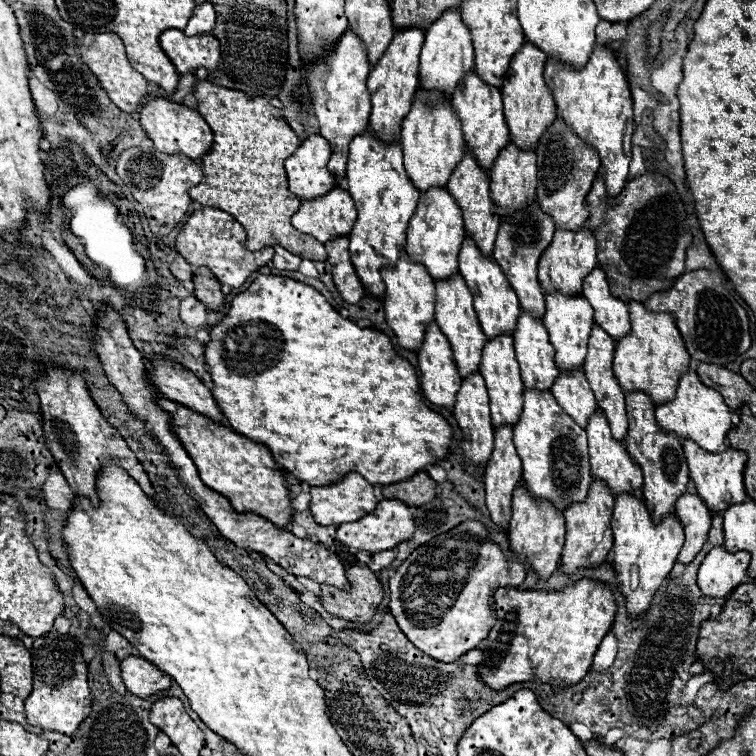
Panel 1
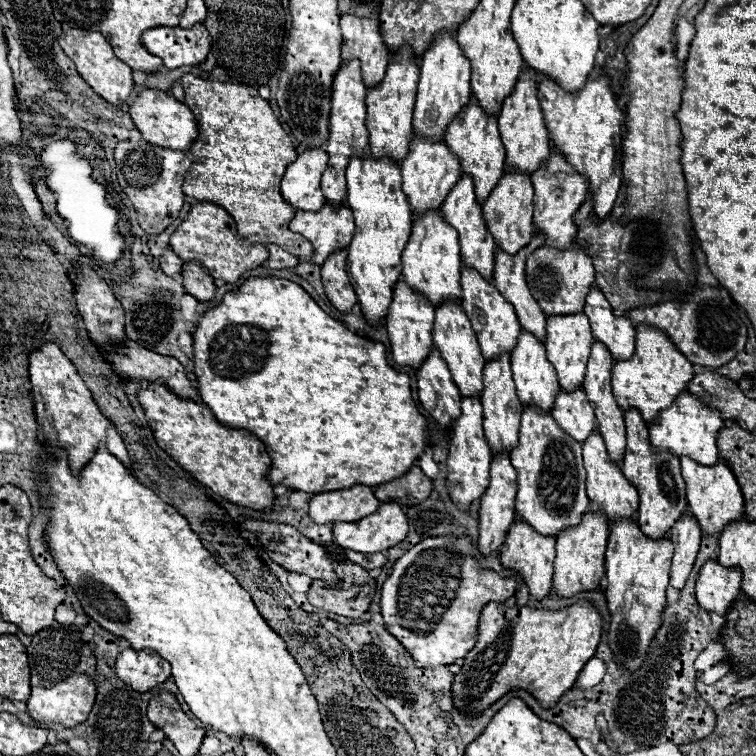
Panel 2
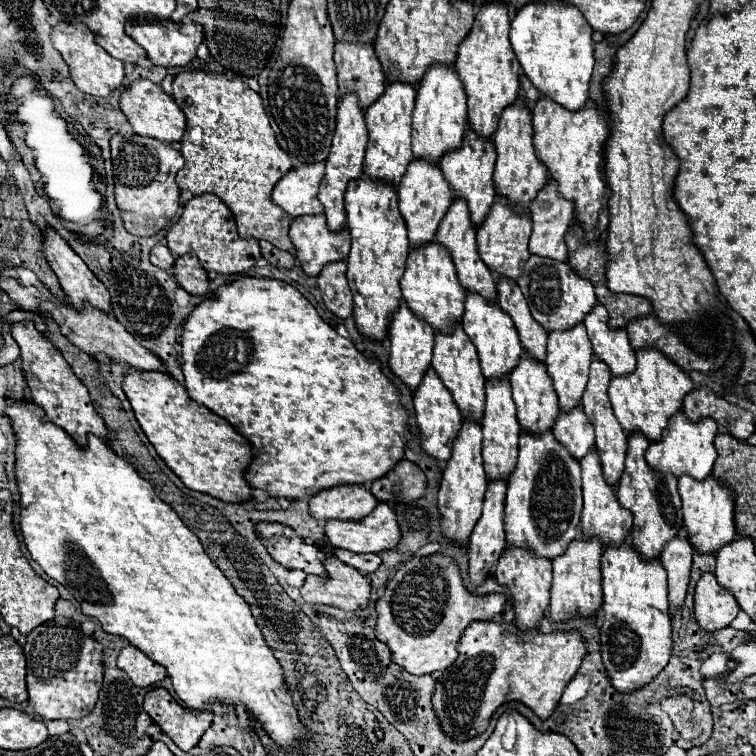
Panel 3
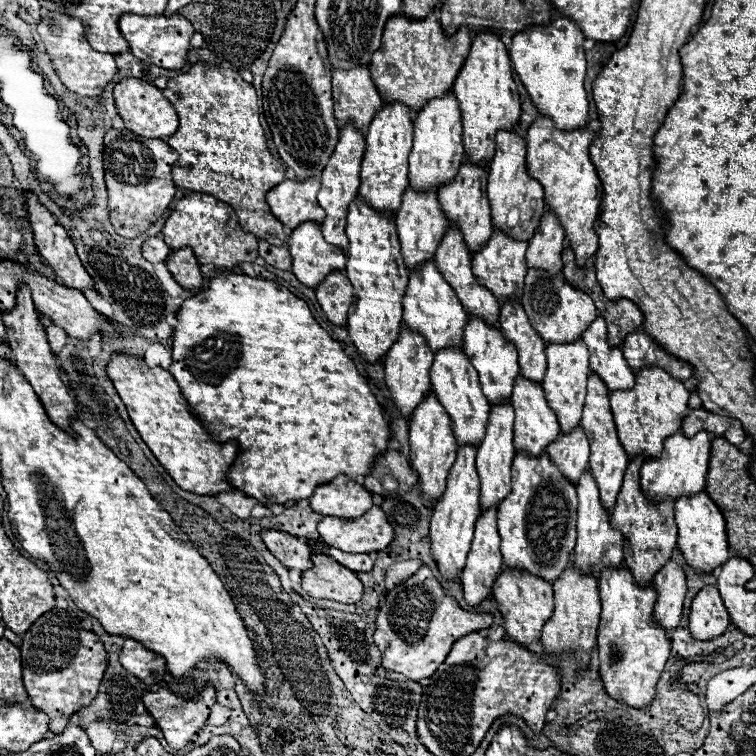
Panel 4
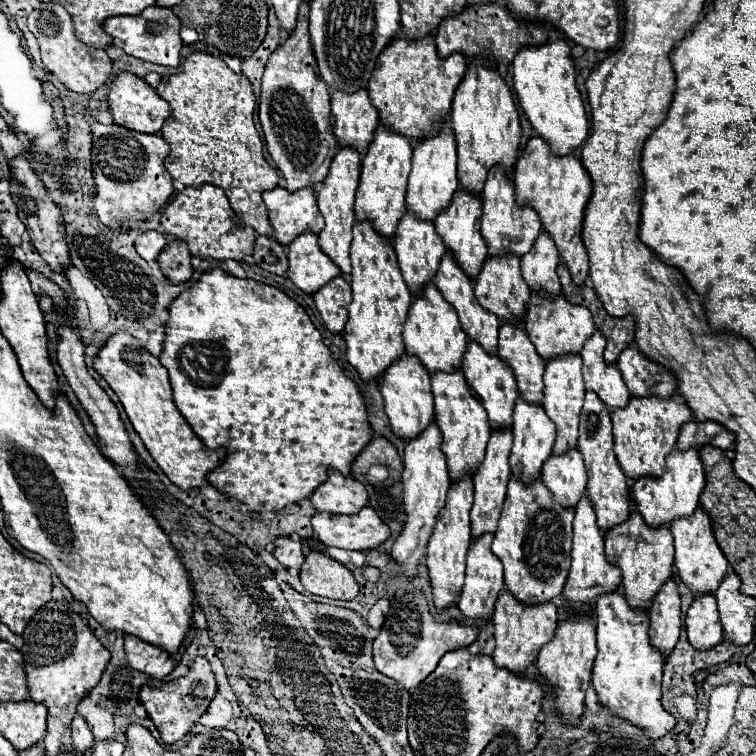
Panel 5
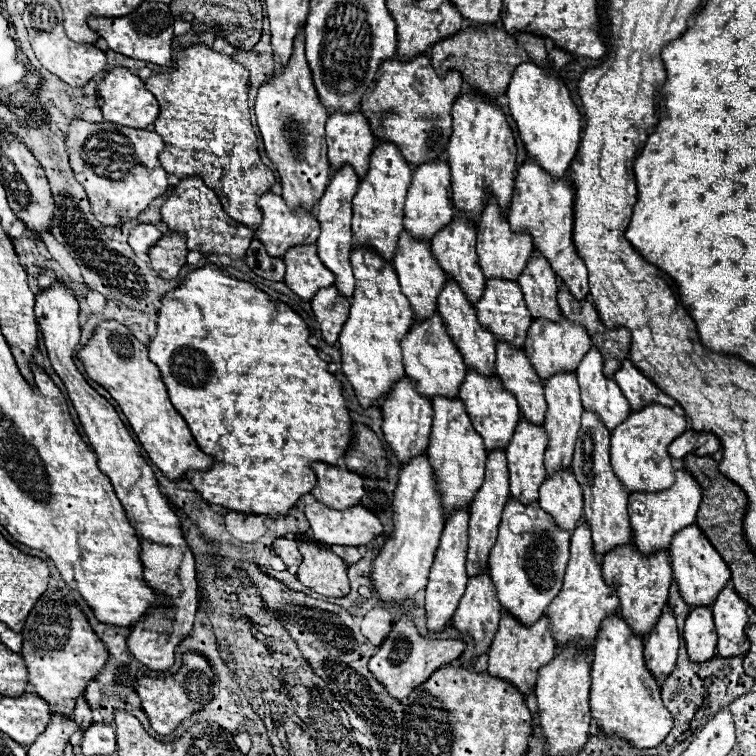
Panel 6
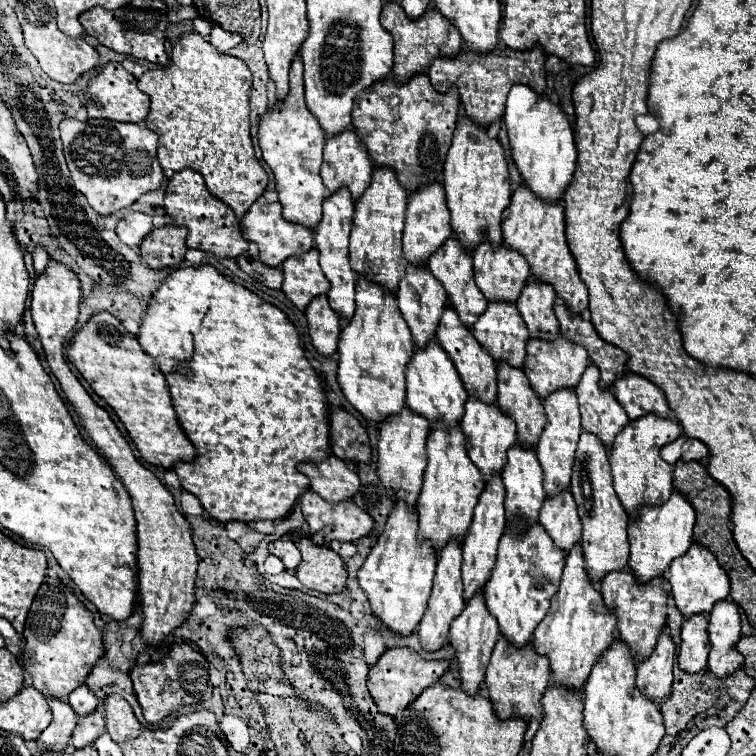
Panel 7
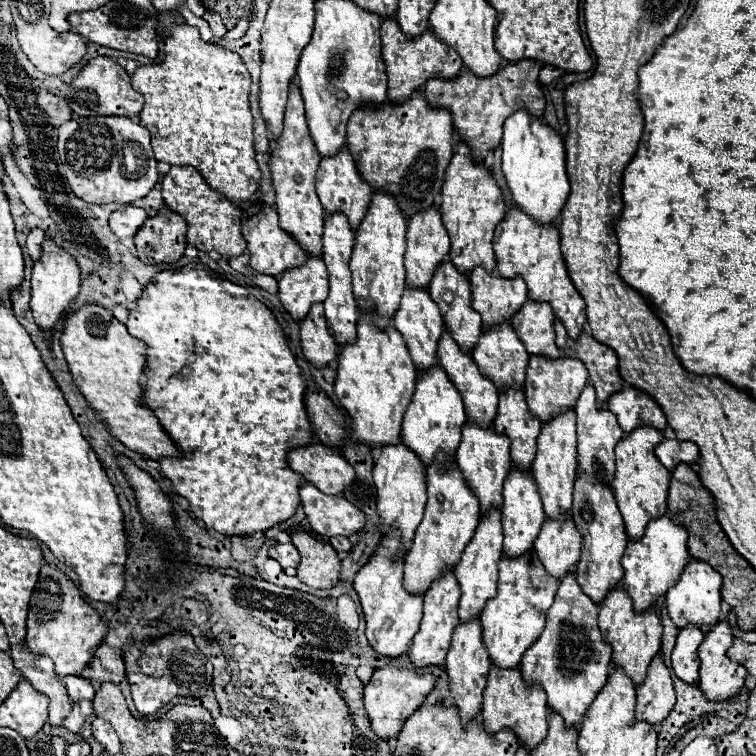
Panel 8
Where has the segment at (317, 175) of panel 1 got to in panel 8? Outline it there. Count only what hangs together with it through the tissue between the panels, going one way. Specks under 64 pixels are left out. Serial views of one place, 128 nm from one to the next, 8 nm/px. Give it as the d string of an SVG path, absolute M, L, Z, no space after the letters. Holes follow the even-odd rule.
M252 204L248 210L244 210L244 214L242 214L242 234L244 234L246 242L248 242L250 266L260 274L278 276L278 274L282 274L282 272L286 272L290 268L302 266L308 260L308 254L292 240L290 234L286 234L278 226L278 214L270 206Z

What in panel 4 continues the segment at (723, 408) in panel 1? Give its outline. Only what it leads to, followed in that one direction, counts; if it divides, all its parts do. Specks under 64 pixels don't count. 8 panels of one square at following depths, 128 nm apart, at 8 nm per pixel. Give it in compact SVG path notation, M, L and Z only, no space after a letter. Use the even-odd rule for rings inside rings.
M698 432L694 438L684 438L684 434L674 434L664 442L664 452L660 460L648 460L644 462L640 474L640 486L648 500L660 502L660 500L678 500L680 496L694 496L704 490L706 486L706 470L708 470L708 458L710 458L710 442L712 436L708 432Z

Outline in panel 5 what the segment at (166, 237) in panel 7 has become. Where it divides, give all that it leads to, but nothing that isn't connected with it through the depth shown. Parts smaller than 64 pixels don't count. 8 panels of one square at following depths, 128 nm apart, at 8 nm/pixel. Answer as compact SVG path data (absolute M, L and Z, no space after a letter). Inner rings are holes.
M172 240L168 246L164 246L164 250L158 254L156 262L160 264L162 274L172 284L186 282L192 276L188 246L184 246L184 242L180 242L180 240Z

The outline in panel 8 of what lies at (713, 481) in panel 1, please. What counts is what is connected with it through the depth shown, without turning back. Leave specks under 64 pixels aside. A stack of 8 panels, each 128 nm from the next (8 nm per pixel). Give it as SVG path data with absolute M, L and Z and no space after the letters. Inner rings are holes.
M690 560L680 580L666 594L666 610L670 620L676 624L676 628L686 628L688 624L692 624L708 632L718 622L720 602L722 602L720 588L722 588L722 576L712 566L706 566L700 560Z

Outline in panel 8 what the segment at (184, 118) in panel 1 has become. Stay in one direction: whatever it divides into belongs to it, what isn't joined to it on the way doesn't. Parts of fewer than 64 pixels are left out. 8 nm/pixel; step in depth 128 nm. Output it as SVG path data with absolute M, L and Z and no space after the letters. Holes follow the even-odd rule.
M98 56L88 60L82 72L70 82L70 94L64 96L68 106L78 116L138 116L144 106L144 96L130 86L130 76L112 58Z

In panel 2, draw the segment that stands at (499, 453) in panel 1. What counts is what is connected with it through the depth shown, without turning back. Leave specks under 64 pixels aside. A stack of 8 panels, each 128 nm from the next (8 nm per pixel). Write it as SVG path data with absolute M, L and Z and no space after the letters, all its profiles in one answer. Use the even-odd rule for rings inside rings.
M498 454L494 460L492 460L492 466L490 466L490 486L480 502L480 534L478 534L478 552L482 556L488 556L492 552L496 552L502 544L504 544L504 538L508 534L508 528L510 524L514 522L514 498L516 498L516 470L514 466L510 464L510 458L506 454Z

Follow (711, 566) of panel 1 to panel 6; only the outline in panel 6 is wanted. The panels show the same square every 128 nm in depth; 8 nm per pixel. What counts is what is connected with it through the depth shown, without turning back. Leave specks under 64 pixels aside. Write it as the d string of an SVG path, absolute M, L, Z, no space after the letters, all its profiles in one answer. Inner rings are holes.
M694 608L684 626L684 642L692 662L706 662L716 652L716 630L710 608Z

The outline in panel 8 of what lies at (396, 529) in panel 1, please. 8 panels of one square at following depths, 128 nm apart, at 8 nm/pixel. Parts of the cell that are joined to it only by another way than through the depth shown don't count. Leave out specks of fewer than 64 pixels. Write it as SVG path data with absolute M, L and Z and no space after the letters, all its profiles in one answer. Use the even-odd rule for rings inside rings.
M314 484L300 488L302 506L314 532L322 536L350 536L364 526L364 514L340 496L326 496Z

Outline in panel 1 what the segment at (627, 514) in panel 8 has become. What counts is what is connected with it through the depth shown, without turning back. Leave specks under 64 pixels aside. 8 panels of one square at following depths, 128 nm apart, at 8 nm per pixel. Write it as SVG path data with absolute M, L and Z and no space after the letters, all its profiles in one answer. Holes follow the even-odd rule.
M638 302L630 304L630 322L632 322L630 334L616 344L614 376L620 382L624 394L640 390L644 394L650 394L654 406L666 404L674 398L680 376L690 368L690 358L688 352L684 350L680 332L676 330L676 322L672 314L648 312Z

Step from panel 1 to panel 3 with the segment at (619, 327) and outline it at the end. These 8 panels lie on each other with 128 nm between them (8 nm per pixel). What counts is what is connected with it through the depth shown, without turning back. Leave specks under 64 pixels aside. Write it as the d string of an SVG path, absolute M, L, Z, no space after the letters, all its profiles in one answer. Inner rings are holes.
M596 304L592 312L584 318L584 326L588 332L588 338L594 348L594 356L602 360L612 376L626 376L632 374L636 368L636 356L630 348L626 330L610 330L608 328L608 312L604 306Z

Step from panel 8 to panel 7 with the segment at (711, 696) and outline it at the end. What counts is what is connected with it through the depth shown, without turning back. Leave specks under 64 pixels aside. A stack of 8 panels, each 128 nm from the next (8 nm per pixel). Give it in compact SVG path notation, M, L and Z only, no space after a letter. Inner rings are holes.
M722 600L712 608L708 620L708 638L712 648L708 652L706 672L716 678L728 678L744 664L744 656L736 654L736 642L742 638L738 606Z

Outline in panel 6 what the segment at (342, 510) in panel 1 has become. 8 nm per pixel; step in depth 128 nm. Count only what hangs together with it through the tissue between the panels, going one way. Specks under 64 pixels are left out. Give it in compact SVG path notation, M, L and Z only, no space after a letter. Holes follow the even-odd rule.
M314 462L312 470L316 474L316 488L312 488L312 496L326 504L328 508L346 510L360 502L364 496L362 478L358 474L352 474L346 468L330 466L324 462Z

